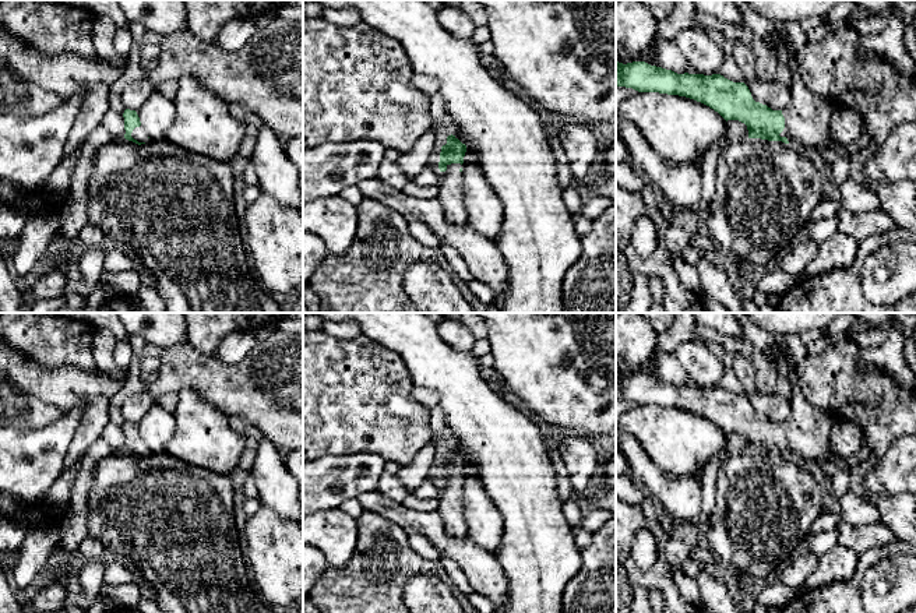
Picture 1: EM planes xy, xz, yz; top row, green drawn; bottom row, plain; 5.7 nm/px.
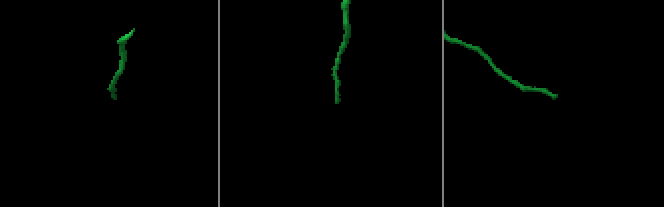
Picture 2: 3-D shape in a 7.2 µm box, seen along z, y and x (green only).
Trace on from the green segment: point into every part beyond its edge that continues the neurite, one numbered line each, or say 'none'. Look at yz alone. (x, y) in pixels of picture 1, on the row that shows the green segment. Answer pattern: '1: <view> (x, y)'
1: yz (807, 117)

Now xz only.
1: xz (450, 194)

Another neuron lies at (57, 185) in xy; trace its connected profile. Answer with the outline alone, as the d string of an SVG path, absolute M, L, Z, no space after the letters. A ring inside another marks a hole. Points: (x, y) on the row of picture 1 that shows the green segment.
M82 147L77 148L71 155L63 158L57 168L52 172L43 184L43 190L49 193L56 202L64 202L68 195L70 179L73 170L78 165L82 155Z

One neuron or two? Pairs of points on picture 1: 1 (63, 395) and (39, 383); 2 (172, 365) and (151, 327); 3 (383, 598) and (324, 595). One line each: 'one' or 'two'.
1: one
2: two
3: one

